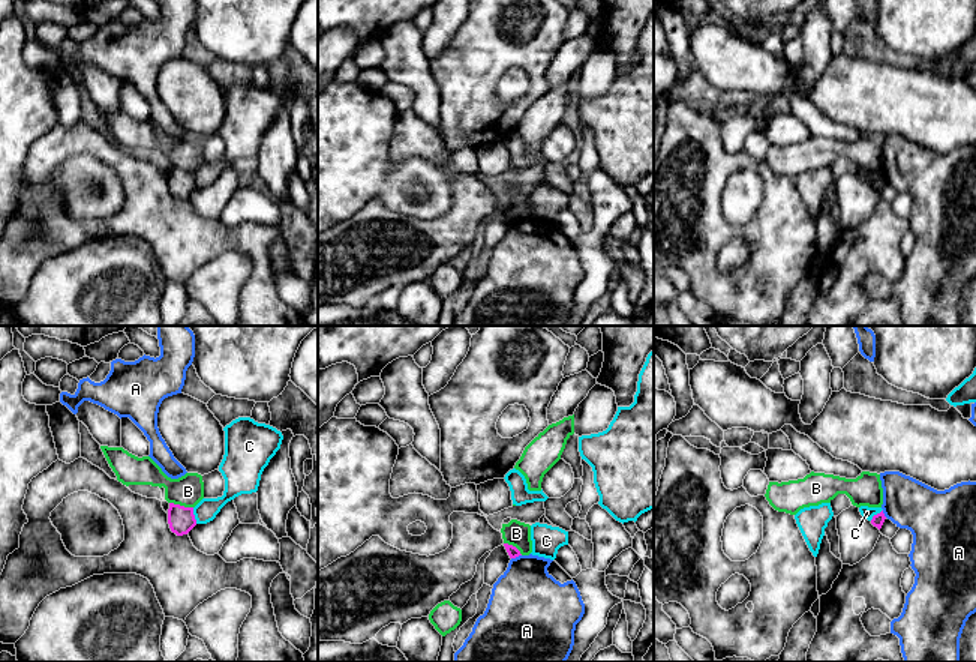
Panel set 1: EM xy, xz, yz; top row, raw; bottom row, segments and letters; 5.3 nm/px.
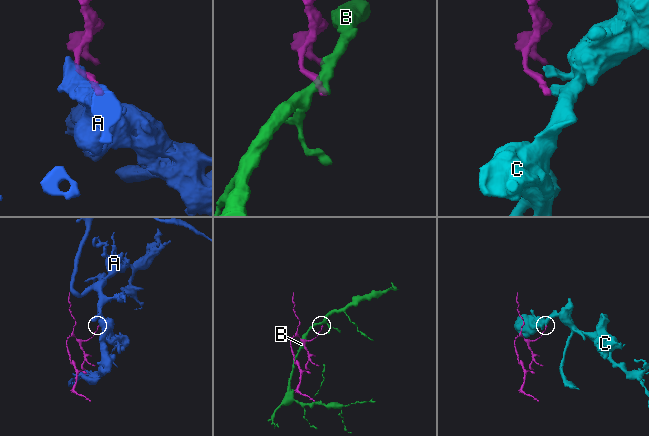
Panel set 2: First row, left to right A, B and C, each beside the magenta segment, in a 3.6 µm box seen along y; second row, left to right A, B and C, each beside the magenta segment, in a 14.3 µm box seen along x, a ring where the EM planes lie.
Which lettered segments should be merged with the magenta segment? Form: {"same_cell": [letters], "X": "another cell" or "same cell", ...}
{"same_cell": [], "A": "another cell", "B": "another cell", "C": "another cell"}

